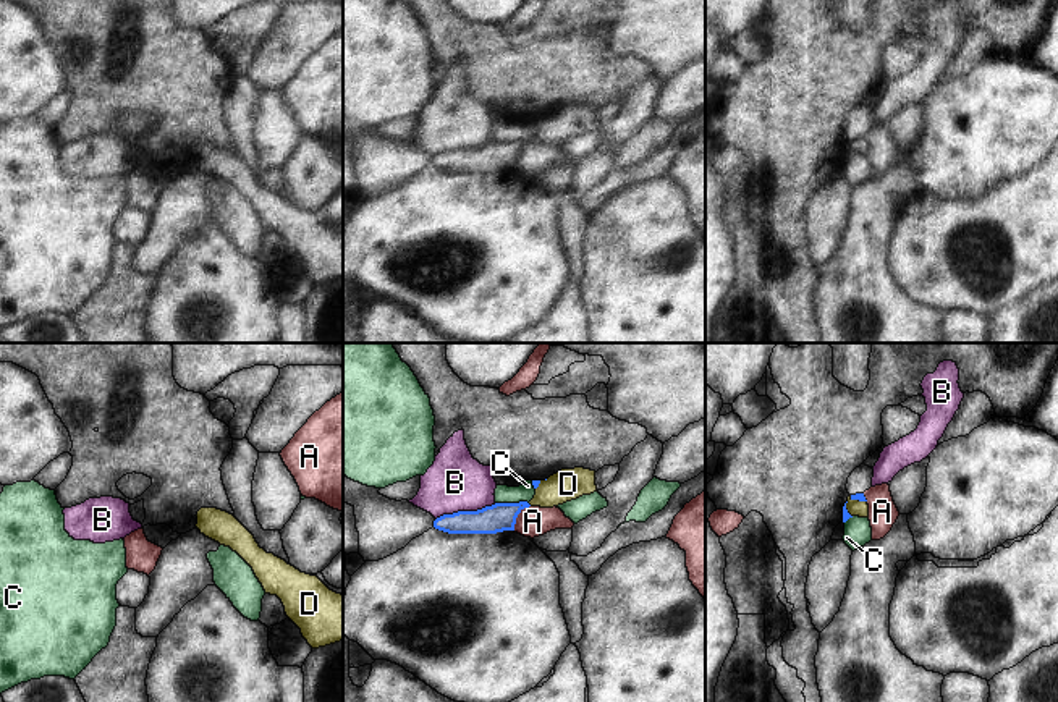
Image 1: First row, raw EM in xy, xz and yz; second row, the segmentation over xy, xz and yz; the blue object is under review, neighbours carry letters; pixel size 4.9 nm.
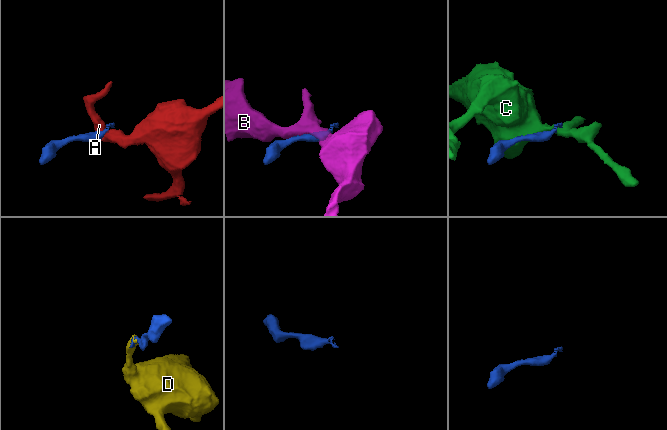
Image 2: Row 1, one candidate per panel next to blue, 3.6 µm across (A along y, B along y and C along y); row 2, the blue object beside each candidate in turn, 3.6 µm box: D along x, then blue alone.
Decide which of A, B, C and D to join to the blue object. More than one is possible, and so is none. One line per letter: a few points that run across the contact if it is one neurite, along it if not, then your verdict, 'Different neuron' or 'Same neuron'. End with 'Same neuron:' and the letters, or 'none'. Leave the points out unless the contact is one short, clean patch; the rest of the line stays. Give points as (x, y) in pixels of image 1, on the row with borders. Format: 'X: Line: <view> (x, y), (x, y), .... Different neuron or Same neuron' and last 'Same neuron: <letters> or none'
A: Line: xz (529, 505), (518, 515), (513, 529). Different neuron
B: Different neuron
C: Different neuron
D: Line: yz (859, 497), (858, 499), (854, 507). Same neuron
Same neuron: D

